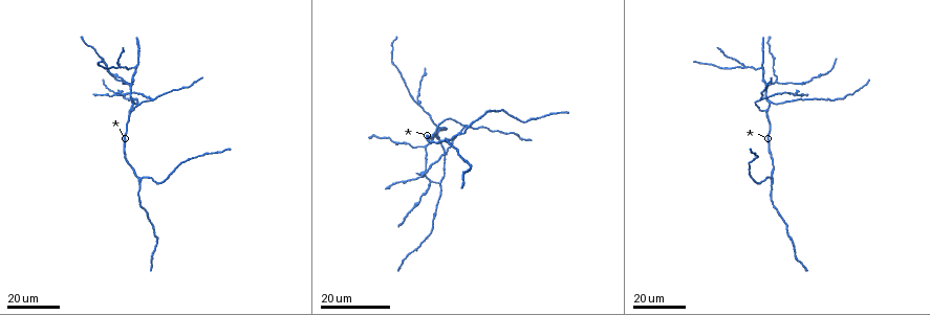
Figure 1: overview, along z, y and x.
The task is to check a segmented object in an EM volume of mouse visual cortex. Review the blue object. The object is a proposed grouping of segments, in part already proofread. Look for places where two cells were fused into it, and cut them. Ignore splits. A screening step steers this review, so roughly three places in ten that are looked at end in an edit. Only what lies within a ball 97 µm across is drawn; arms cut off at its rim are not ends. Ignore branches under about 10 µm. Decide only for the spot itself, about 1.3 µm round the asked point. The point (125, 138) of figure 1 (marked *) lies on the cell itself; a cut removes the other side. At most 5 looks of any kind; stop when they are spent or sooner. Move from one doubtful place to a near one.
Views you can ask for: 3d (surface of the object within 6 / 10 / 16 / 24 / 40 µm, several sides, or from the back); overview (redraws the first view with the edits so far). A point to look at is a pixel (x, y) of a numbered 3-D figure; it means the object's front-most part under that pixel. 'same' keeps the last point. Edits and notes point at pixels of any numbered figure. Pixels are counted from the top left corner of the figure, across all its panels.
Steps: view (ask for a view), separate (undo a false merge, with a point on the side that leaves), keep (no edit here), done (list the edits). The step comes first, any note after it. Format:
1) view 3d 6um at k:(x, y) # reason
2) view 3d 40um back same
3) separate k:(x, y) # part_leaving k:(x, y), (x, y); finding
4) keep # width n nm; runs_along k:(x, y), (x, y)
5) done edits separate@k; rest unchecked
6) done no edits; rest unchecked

view 3d 24um at 1:(416, 104) # two arms in line, one across

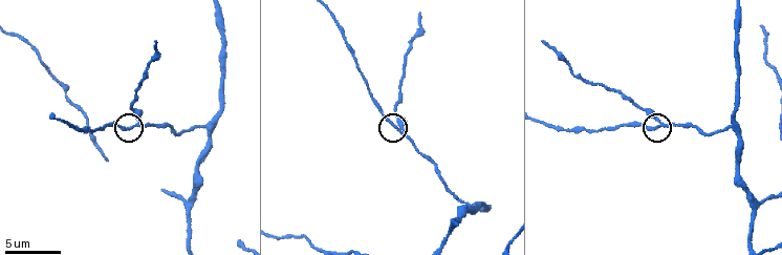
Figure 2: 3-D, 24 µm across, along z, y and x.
view 3d 10um at 2:(136, 123)

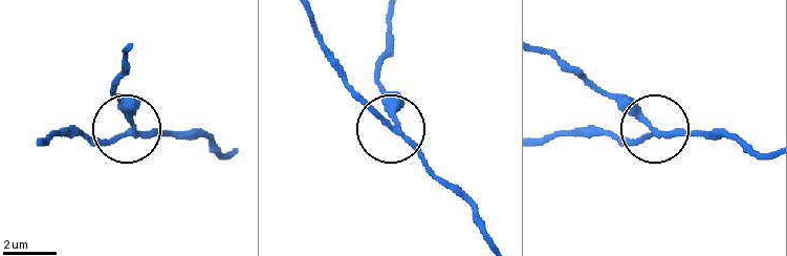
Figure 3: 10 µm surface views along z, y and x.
keep # width 180 nm; runs_along 3:(766, 154), (725, 136), (658, 134), (599, 85); all the same cell

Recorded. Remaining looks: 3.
view 3d 16um at 1:(465, 126) # arms part here

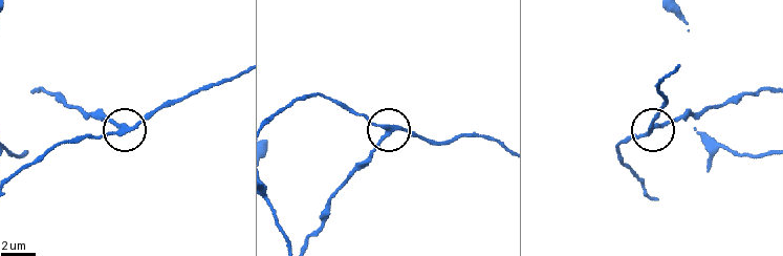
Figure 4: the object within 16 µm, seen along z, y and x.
view 3d 6um at 4:(655, 126) # zoom in

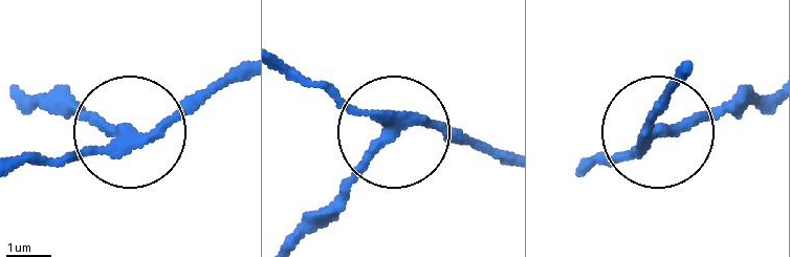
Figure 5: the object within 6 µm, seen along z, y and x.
view 3d 6um back at 5:(656, 133) # other side

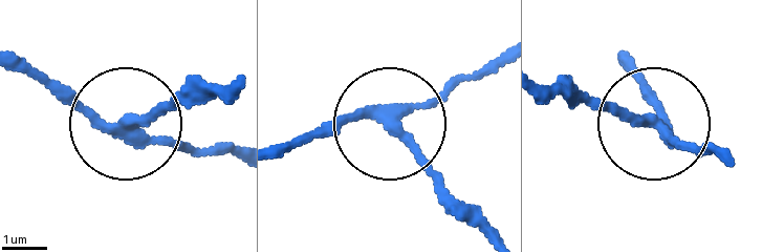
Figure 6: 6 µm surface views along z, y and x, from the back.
separate 6:(159, 109) # side_arm 24 um; part_leaving 6:(123, 129), (224, 91); two cells meet here

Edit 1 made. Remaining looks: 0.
done edits separate@6; rest unchecked

